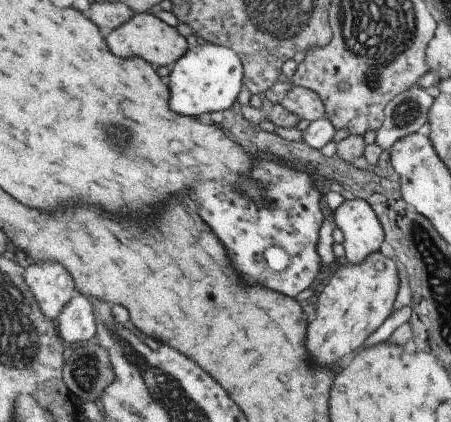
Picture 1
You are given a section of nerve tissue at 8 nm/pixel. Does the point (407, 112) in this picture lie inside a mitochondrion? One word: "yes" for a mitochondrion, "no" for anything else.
yes

